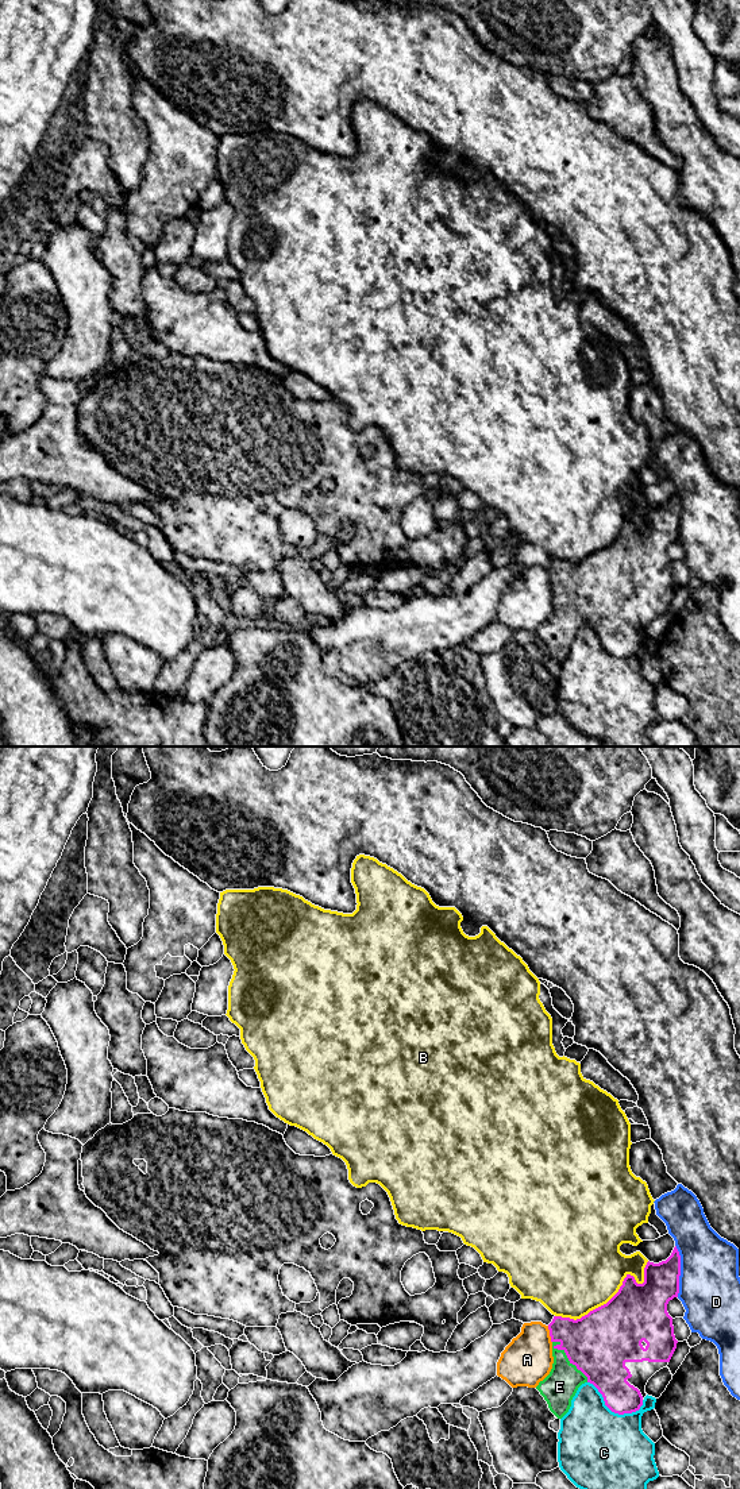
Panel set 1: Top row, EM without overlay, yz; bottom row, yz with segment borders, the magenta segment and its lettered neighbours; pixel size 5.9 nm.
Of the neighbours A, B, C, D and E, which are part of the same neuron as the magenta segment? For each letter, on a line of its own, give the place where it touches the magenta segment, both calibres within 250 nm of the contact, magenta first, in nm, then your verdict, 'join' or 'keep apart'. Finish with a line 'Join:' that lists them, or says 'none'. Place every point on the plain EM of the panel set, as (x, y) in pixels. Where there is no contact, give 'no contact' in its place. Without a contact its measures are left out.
A: yz (550, 578) | 320/300 nm | keep apart
B: yz (613, 540) | 360/500 nm | keep apart
C: yz (612, 655) | 240/500 nm | keep apart
D: yz (679, 515) | 220/360 nm | keep apart
E: yz (569, 604) | 380/200 nm | join
Join: E

